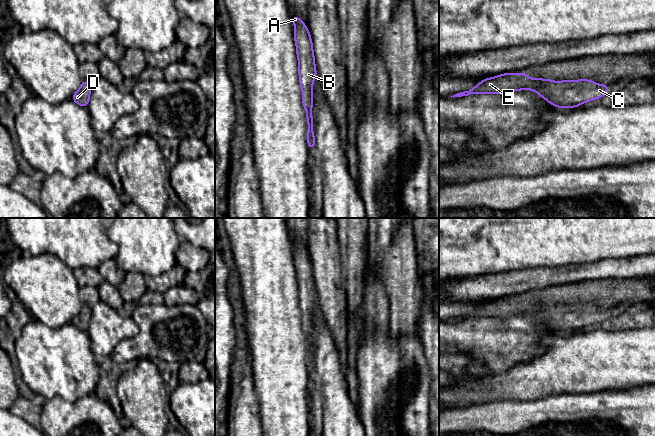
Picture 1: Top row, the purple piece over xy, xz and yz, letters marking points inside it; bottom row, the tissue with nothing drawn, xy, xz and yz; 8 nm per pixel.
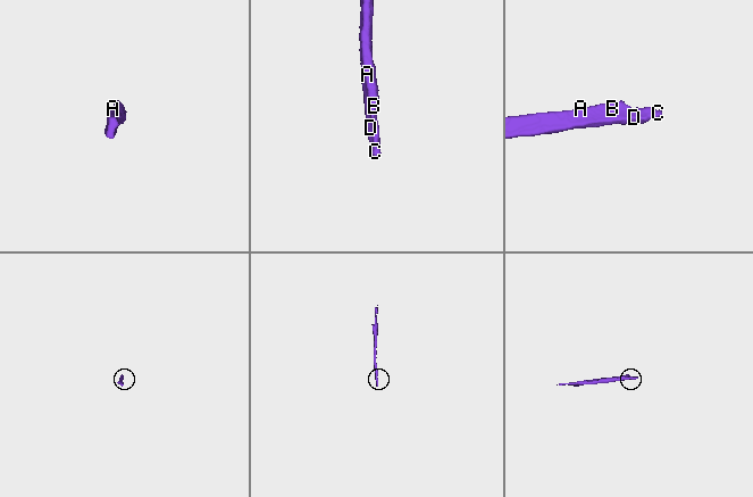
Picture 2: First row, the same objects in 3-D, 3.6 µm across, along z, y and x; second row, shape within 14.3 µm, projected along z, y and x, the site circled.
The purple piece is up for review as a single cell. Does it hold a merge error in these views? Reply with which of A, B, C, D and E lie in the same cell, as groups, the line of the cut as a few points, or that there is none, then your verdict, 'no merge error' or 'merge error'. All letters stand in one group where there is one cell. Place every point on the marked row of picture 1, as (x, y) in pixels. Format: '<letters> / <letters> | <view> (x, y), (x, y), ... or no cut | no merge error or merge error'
A B C D E | no cut | no merge error

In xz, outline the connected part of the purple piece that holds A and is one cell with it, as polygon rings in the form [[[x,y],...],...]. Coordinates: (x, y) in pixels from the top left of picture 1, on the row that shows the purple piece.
[[[296,15],[292,16],[294,24],[294,42],[298,59],[299,84],[302,91],[302,105],[306,111],[307,145],[311,150],[316,146],[313,130],[313,83],[317,76],[312,38],[307,25]]]

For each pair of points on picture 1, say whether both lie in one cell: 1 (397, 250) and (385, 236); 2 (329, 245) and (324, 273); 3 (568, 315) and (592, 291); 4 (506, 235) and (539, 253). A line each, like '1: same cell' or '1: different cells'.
1: different cells
2: same cell
3: same cell
4: same cell

